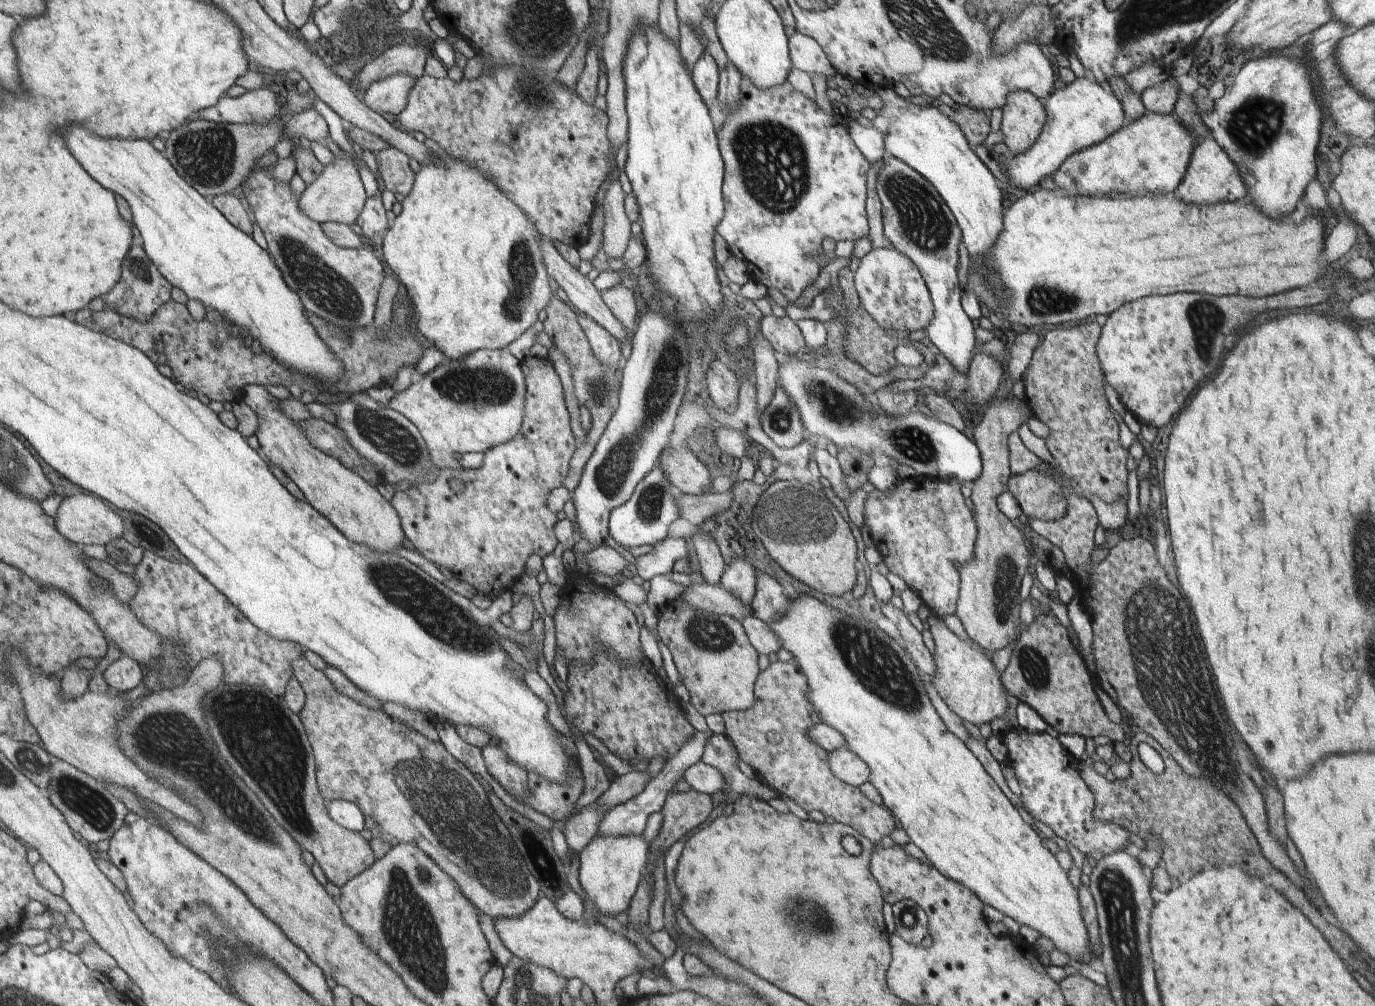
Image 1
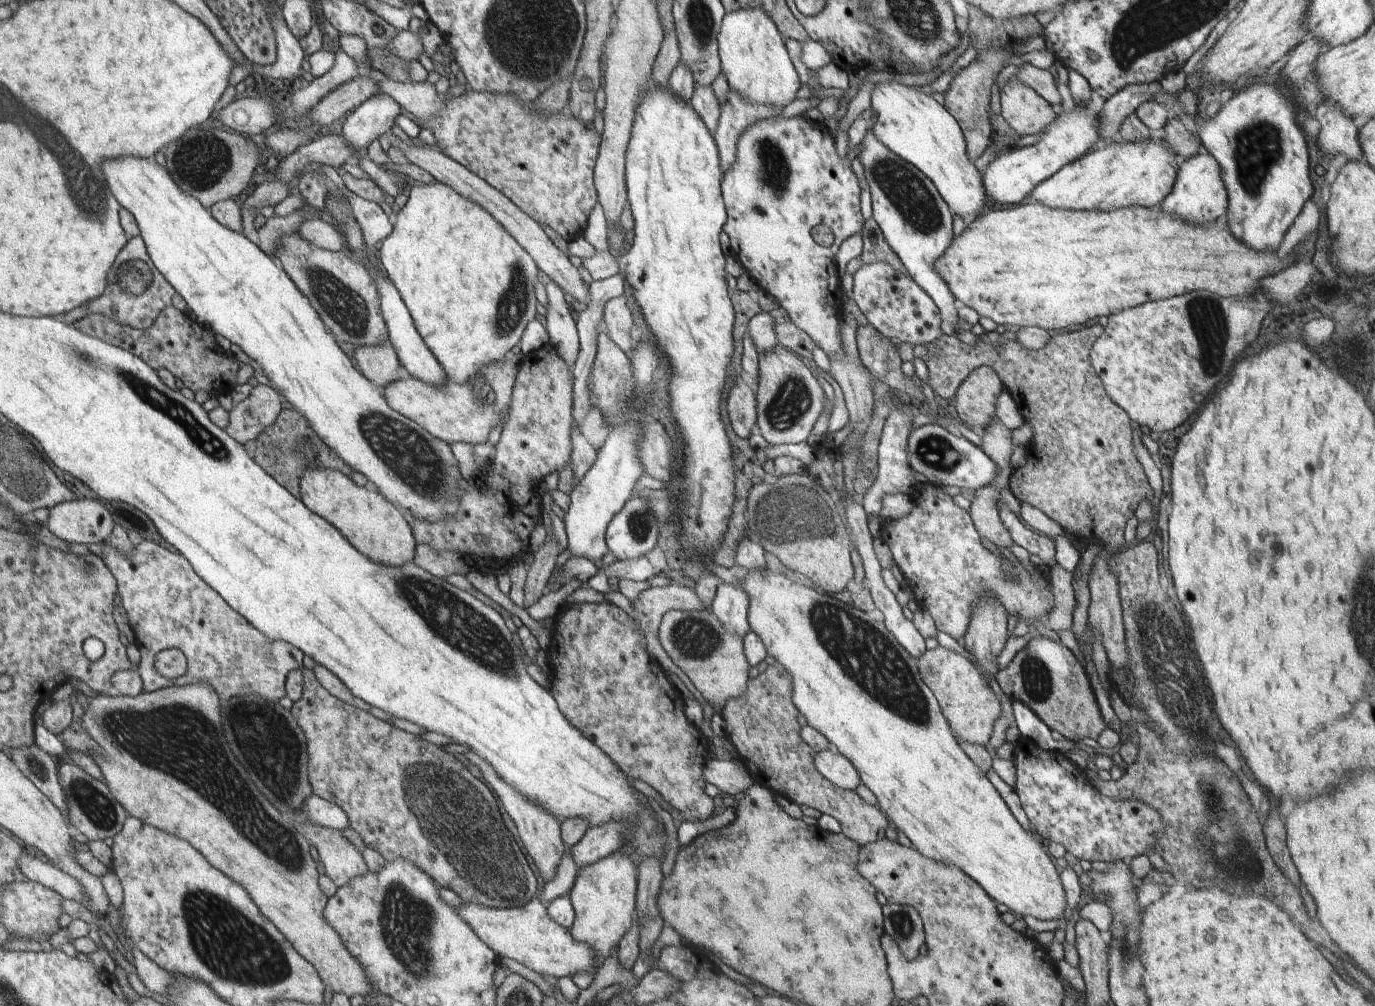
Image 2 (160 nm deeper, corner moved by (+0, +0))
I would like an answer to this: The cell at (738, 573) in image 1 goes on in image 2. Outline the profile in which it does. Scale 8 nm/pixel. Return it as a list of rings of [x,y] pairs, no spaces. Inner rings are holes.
[[[721,581],[717,586],[712,613],[729,633],[738,635],[742,640],[751,630],[748,609],[748,593],[743,588]]]

